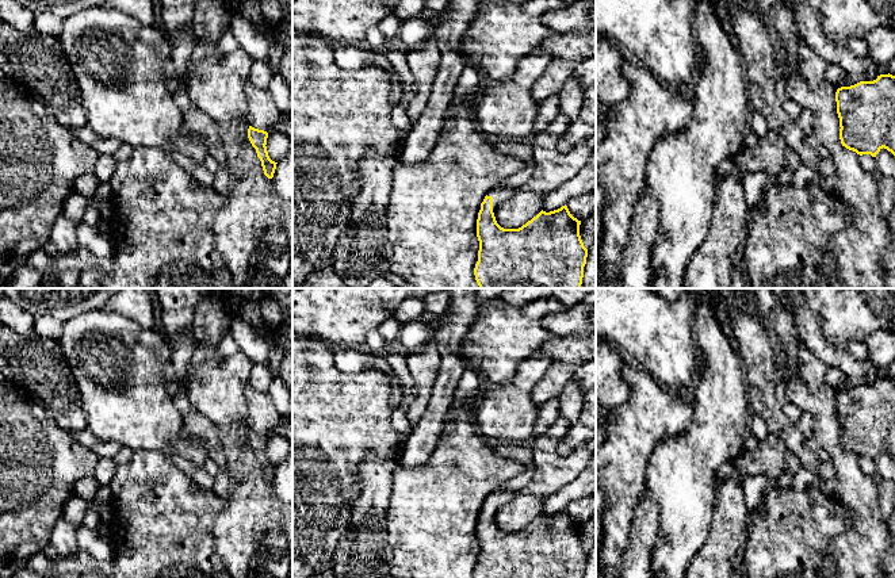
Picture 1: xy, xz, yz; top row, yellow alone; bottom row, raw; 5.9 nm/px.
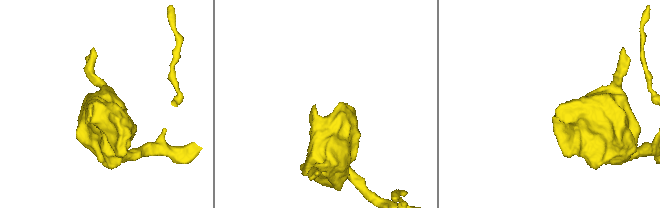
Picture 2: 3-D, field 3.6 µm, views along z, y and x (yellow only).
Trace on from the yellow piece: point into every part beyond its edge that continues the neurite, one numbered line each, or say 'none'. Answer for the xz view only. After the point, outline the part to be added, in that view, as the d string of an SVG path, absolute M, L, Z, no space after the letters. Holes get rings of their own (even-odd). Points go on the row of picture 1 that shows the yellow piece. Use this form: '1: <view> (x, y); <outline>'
1: xz (500, 195); M497 187L489 191L487 196L493 198L493 213L496 213L497 207L505 200L508 200L515 191L516 188L510 188L510 187L502 187L502 188Z

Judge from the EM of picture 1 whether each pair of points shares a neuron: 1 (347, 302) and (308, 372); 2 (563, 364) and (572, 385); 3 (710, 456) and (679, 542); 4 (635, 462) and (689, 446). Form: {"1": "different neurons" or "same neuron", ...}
{"1": "different neurons", "2": "different neurons", "3": "same neuron", "4": "different neurons"}

